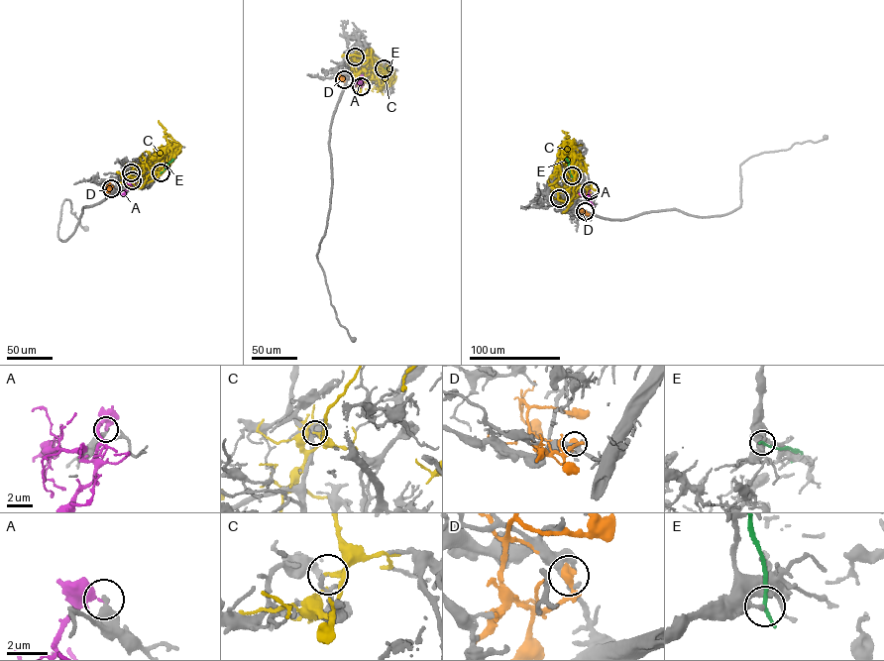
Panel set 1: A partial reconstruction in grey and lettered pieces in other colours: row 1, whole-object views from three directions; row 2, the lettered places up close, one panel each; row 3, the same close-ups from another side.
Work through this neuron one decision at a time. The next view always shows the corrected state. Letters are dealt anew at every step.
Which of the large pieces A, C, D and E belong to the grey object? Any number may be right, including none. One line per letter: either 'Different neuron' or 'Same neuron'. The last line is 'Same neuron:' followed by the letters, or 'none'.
A: Different neuron
C: Different neuron
D: Different neuron
E: Different neuron
Same neuron: none

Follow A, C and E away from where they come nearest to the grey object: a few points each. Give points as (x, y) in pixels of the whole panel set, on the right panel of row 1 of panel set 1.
A: (590, 190), (592, 207)
C: (559, 198), (565, 205), (572, 202), (568, 205), (576, 171), (562, 131)
E: (571, 175), (566, 159)

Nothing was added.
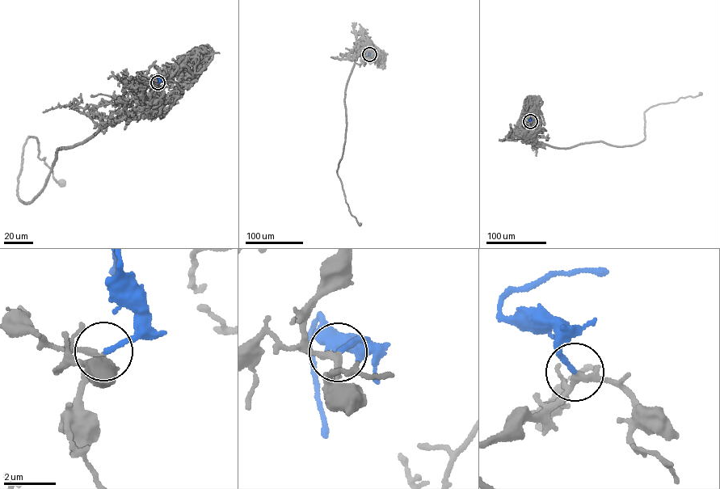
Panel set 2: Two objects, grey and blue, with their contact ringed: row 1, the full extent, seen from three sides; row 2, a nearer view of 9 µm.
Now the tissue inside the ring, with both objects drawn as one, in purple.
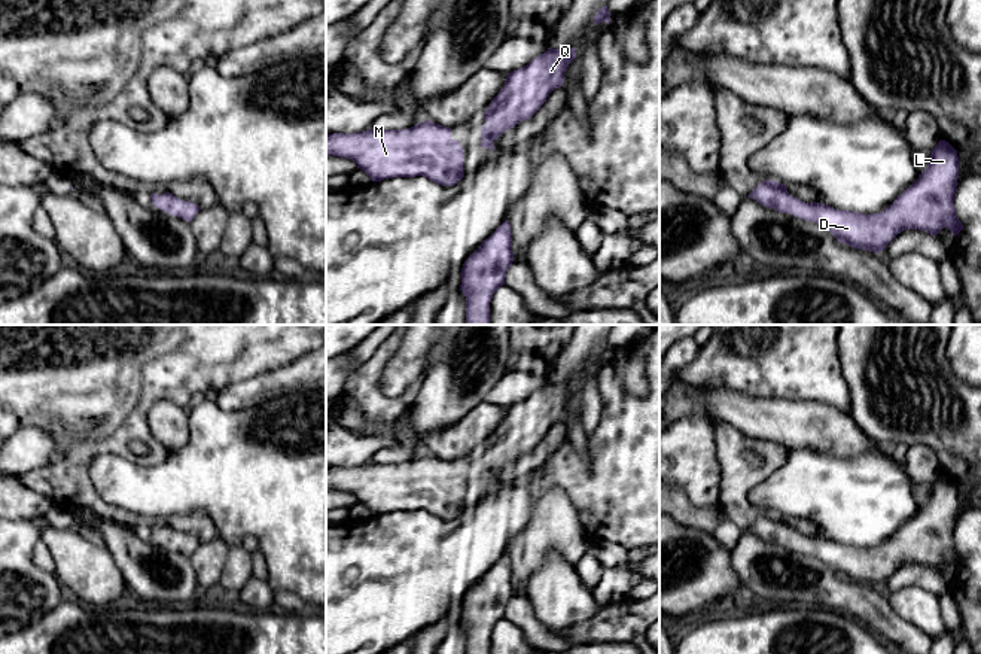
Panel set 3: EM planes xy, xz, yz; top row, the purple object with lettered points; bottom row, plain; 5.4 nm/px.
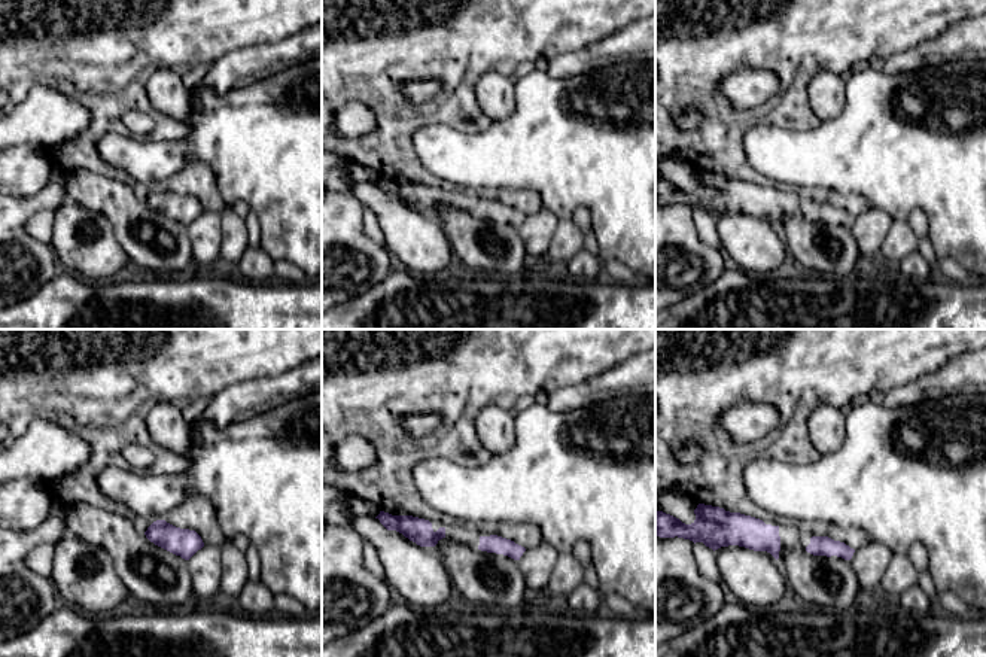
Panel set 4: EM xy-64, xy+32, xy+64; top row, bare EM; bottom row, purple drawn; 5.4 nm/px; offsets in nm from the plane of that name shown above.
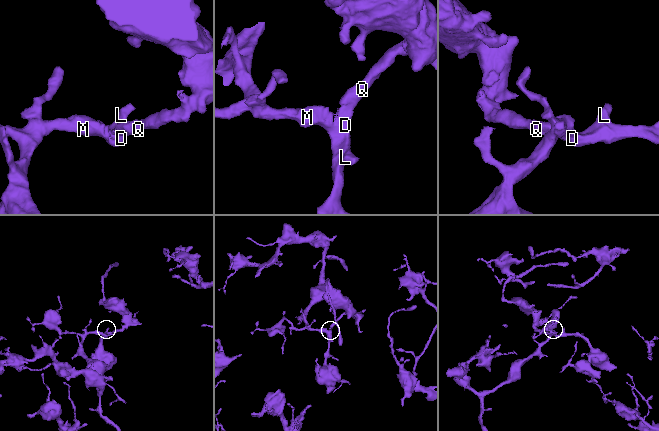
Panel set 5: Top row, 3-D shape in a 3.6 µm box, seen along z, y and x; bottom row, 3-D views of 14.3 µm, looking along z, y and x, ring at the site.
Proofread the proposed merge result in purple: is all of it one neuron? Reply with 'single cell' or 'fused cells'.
single cell

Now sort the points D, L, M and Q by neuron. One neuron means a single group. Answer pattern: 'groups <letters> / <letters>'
groups D L M Q

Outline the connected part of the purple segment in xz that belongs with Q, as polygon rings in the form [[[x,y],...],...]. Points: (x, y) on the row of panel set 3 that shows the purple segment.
[[[548,48],[527,66],[508,73],[503,88],[484,112],[487,122],[481,130],[481,147],[494,150],[493,143],[506,130],[530,119],[549,94],[563,86],[566,70],[575,58],[575,48]]]

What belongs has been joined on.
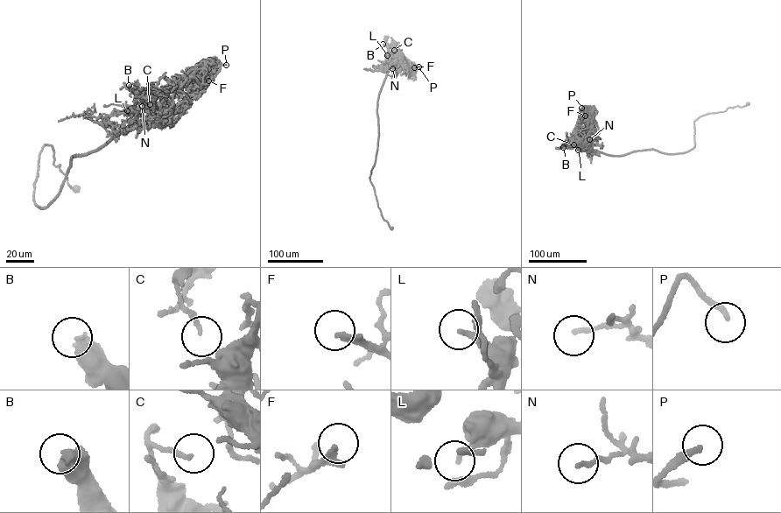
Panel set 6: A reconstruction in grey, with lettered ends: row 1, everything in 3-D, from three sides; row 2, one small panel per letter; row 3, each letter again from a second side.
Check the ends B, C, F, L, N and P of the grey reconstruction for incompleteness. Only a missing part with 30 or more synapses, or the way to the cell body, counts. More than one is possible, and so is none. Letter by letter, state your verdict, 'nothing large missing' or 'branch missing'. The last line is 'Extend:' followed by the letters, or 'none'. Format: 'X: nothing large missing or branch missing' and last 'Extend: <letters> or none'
B: branch missing
C: nothing large missing
F: branch missing
L: nothing large missing
N: nothing large missing
P: branch missing
Extend: B, F, P

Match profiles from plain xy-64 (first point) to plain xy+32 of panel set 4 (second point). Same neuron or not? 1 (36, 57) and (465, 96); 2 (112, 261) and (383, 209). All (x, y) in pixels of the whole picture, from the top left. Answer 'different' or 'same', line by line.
1: same
2: same

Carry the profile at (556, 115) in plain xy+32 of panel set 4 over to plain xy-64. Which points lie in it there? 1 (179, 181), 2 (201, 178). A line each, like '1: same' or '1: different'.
1: different
2: different

